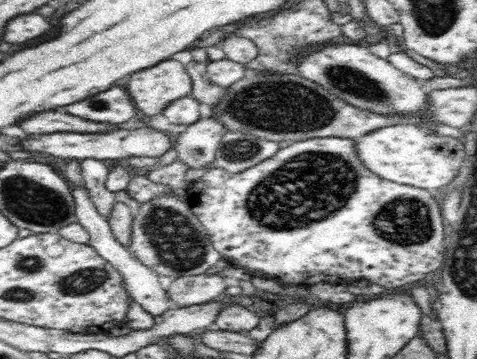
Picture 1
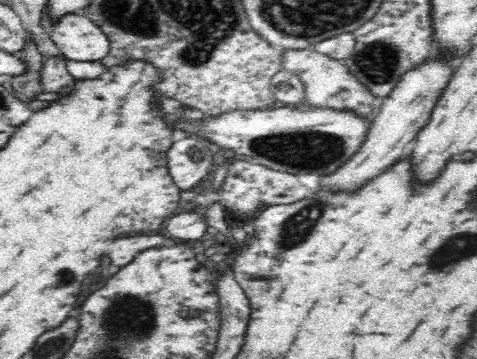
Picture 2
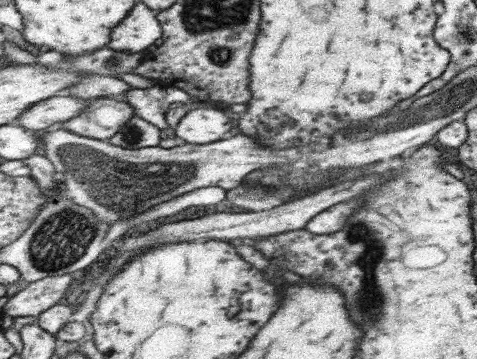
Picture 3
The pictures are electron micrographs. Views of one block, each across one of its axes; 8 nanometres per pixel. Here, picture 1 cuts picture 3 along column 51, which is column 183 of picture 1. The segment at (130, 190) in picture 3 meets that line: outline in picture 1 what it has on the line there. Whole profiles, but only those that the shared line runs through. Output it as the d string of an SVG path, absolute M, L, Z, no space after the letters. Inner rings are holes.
M200 118L190 124L174 140L176 162L186 164L188 170L208 170L216 164L216 152L226 134L226 128L214 118Z

